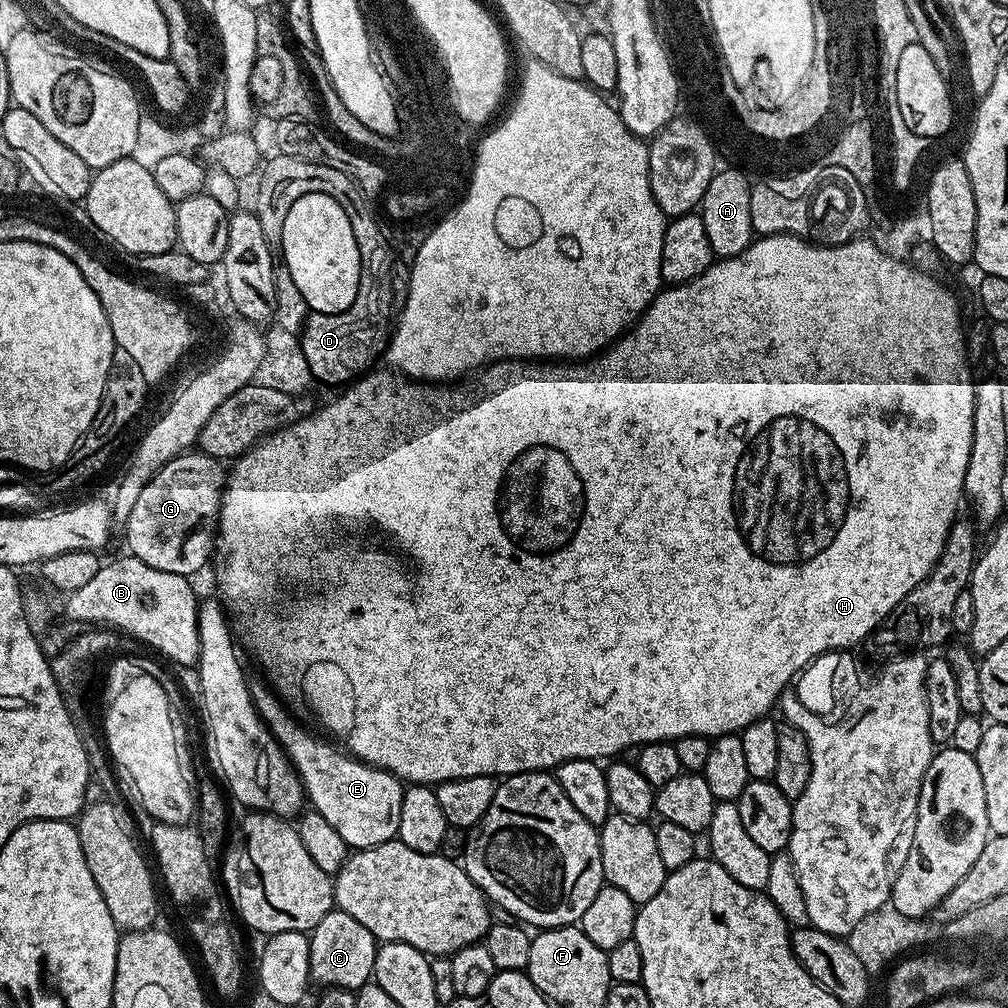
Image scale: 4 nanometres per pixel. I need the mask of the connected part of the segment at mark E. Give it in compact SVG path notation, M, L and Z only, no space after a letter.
M263 687L252 688L252 701L272 735L292 761L300 778L300 785L304 787L307 803L315 812L322 814L322 818L326 818L326 822L330 822L330 826L334 826L338 834L342 834L349 849L369 848L397 839L398 818L402 814L405 790L401 780L385 768L375 768L372 764L357 760L323 735L315 736L314 733L299 728L296 725L297 717L285 707L279 695L271 687Z

